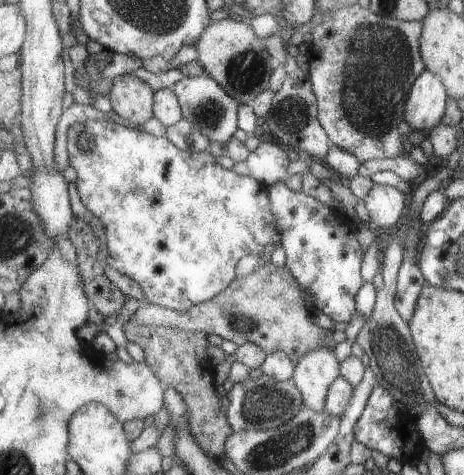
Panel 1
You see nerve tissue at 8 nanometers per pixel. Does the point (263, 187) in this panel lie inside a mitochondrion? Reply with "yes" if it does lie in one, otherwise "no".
no

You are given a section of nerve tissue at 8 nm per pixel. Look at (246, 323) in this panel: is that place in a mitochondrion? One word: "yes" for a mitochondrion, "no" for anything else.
yes

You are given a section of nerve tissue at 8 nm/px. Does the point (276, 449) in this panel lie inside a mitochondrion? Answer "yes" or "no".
yes

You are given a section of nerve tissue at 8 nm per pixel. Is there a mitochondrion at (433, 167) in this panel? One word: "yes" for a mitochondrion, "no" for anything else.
no

